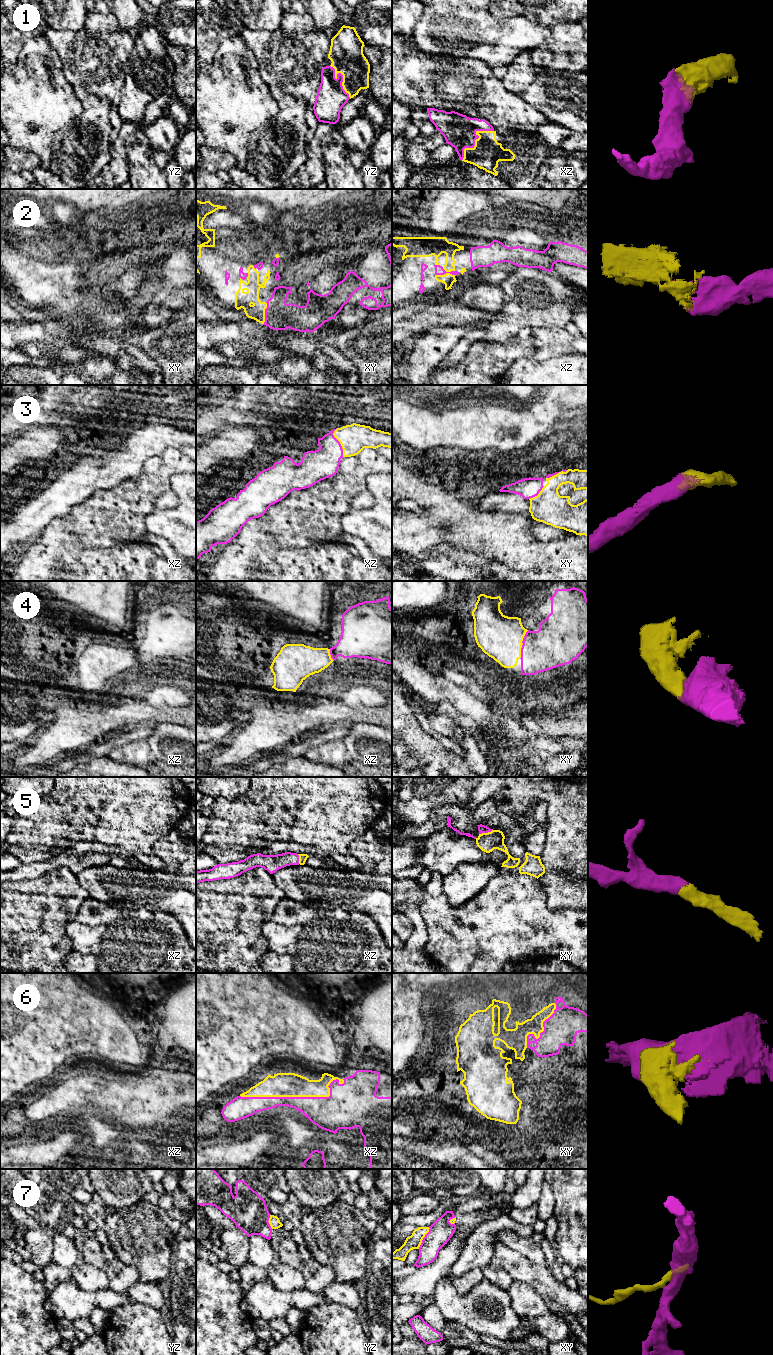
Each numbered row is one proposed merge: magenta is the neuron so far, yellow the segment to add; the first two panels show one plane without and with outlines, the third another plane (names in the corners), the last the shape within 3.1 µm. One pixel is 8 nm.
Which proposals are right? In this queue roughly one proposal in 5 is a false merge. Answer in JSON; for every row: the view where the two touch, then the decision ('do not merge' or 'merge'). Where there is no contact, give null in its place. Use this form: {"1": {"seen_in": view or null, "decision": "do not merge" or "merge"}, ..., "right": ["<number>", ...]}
{"1": {"seen_in": "xz", "decision": "merge"}, "2": {"seen_in": "xz", "decision": "merge"}, "3": {"seen_in": "xz", "decision": "merge"}, "4": {"seen_in": "xy", "decision": "merge"}, "5": {"seen_in": "xy", "decision": "merge"}, "6": {"seen_in": "xz", "decision": "merge"}, "7": {"seen_in": "xy", "decision": "do not merge"}, "right": ["1", "2", "3", "4", "5", "6"]}

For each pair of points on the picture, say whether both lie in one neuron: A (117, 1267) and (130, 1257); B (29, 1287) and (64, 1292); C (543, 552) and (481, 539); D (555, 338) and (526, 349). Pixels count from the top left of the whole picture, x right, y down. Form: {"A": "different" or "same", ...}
{"A": "different", "B": "different", "C": "same", "D": "different"}

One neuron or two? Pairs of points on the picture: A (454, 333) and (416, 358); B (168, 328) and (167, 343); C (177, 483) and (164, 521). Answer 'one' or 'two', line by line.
A: one
B: one
C: one

